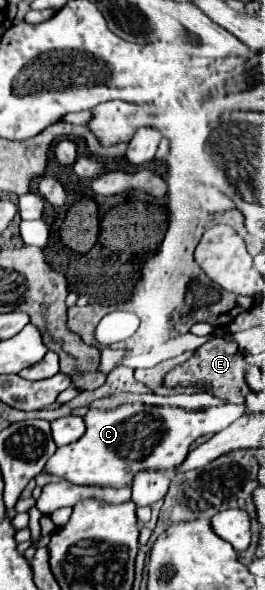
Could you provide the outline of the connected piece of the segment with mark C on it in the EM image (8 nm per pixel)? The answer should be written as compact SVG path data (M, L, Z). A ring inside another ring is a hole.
M119 403L115 407L109 409L95 409L91 407L87 411L87 415L83 417L87 431L85 435L67 445L67 447L59 447L55 451L55 455L47 461L45 469L51 475L57 475L61 479L67 479L75 485L99 485L99 487L129 487L133 483L135 473L139 471L163 471L167 475L171 475L189 455L191 445L203 437L203 435L213 435L223 431L225 427L229 427L235 419L239 419L243 415L243 405L223 405L223 407L213 407L213 409L201 409L201 411L187 411L181 407L157 407L157 405L147 405L147 403Z

